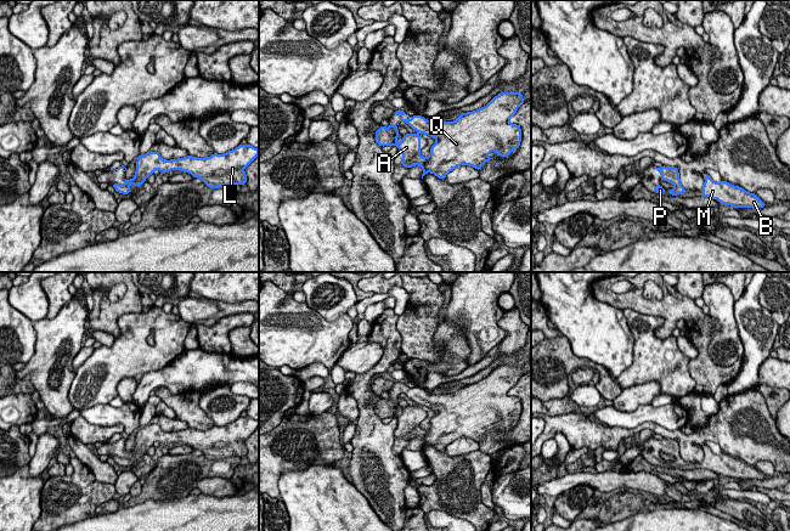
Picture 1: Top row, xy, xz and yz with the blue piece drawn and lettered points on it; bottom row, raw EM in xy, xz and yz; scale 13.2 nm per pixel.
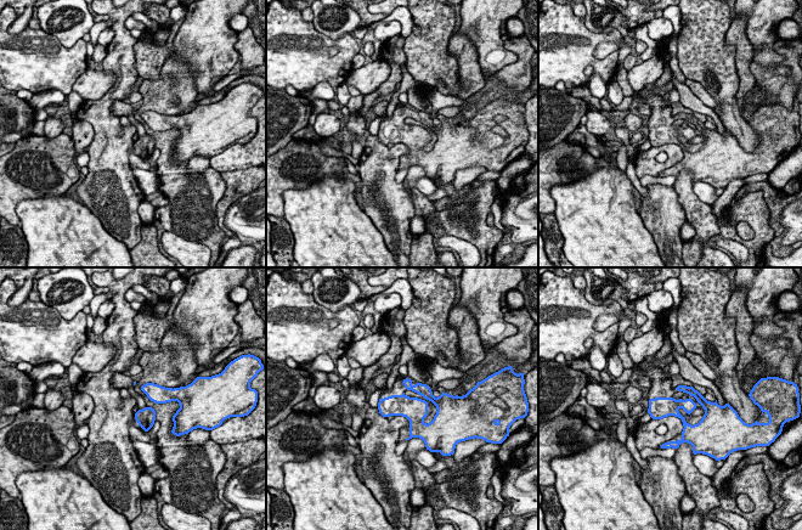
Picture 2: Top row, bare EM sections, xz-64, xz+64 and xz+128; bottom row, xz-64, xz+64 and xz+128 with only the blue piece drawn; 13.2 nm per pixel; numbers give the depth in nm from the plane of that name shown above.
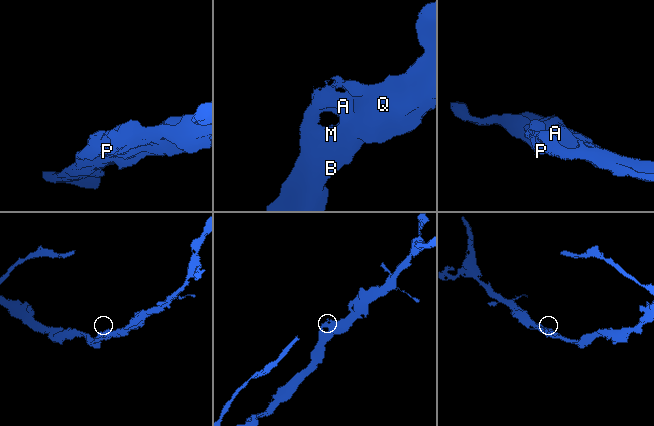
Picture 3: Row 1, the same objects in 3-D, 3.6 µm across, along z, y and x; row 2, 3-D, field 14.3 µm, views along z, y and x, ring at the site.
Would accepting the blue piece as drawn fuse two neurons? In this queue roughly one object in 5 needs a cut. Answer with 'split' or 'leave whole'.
leave whole

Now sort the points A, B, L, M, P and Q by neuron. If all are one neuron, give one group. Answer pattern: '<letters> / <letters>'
A B L M P Q

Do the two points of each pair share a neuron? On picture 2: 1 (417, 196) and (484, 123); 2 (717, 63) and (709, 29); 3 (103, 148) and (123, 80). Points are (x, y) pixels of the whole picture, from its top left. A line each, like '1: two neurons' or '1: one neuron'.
1: two neurons
2: one neuron
3: one neuron

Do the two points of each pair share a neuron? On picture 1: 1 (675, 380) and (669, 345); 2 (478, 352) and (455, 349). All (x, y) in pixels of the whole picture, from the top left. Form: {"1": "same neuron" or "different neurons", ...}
{"1": "same neuron", "2": "different neurons"}

